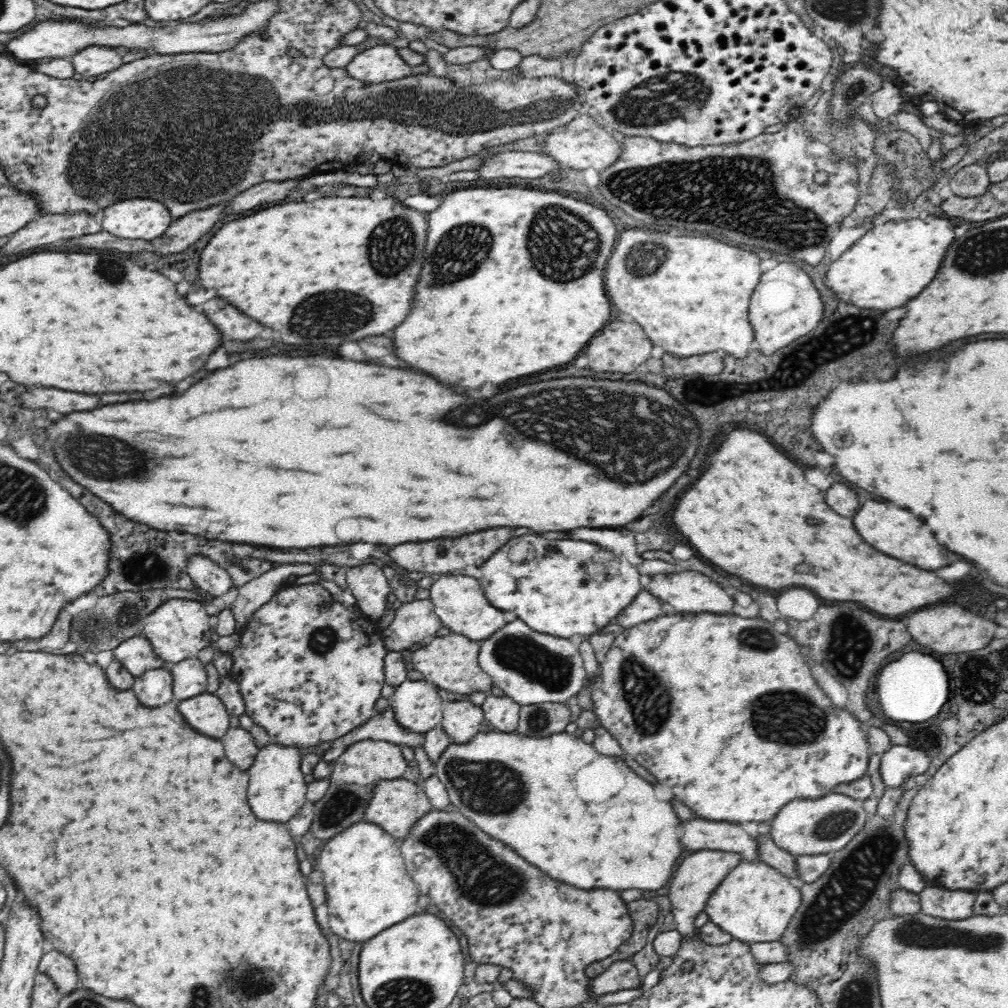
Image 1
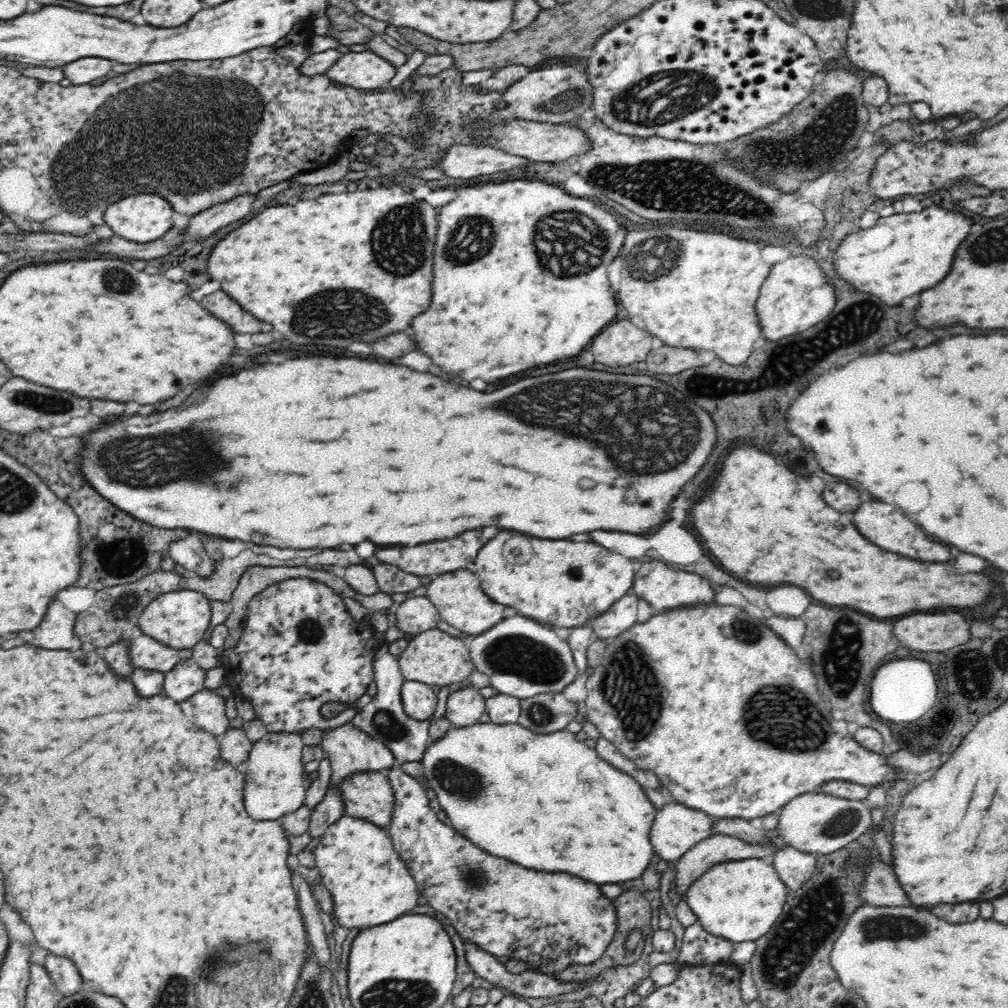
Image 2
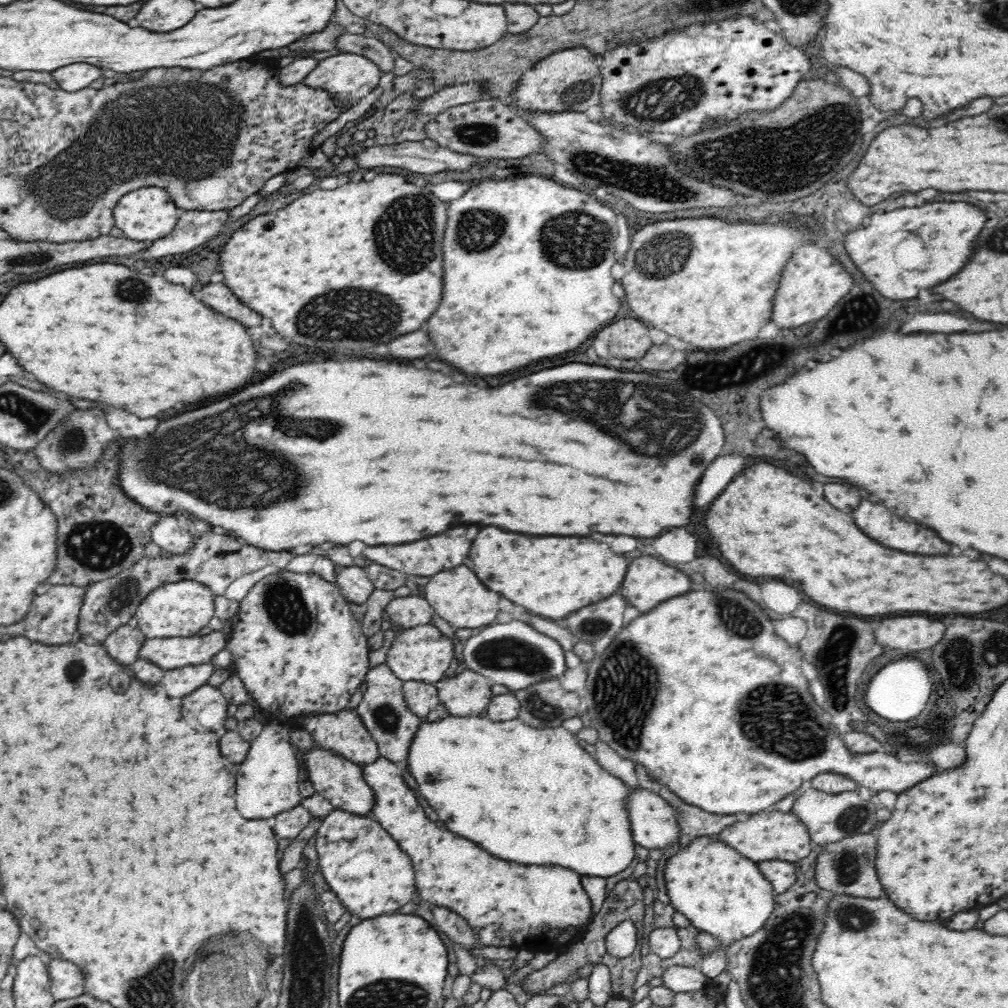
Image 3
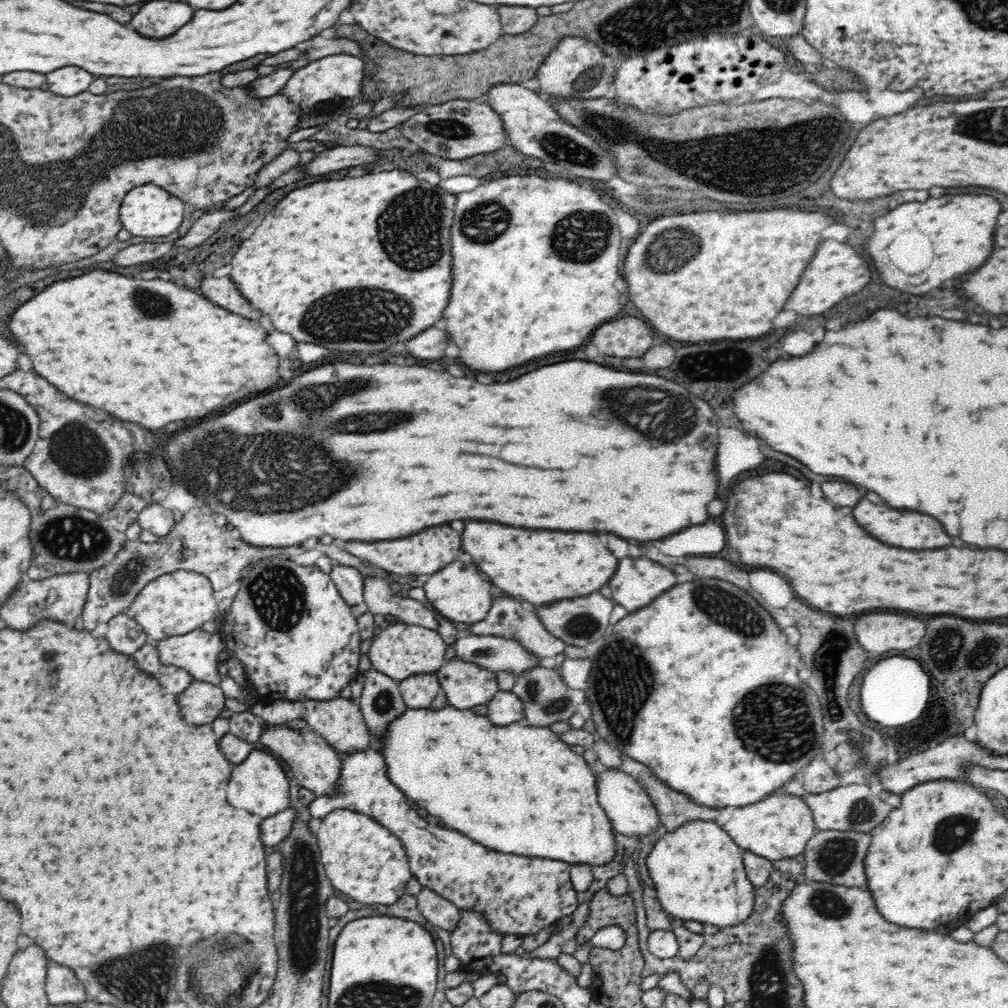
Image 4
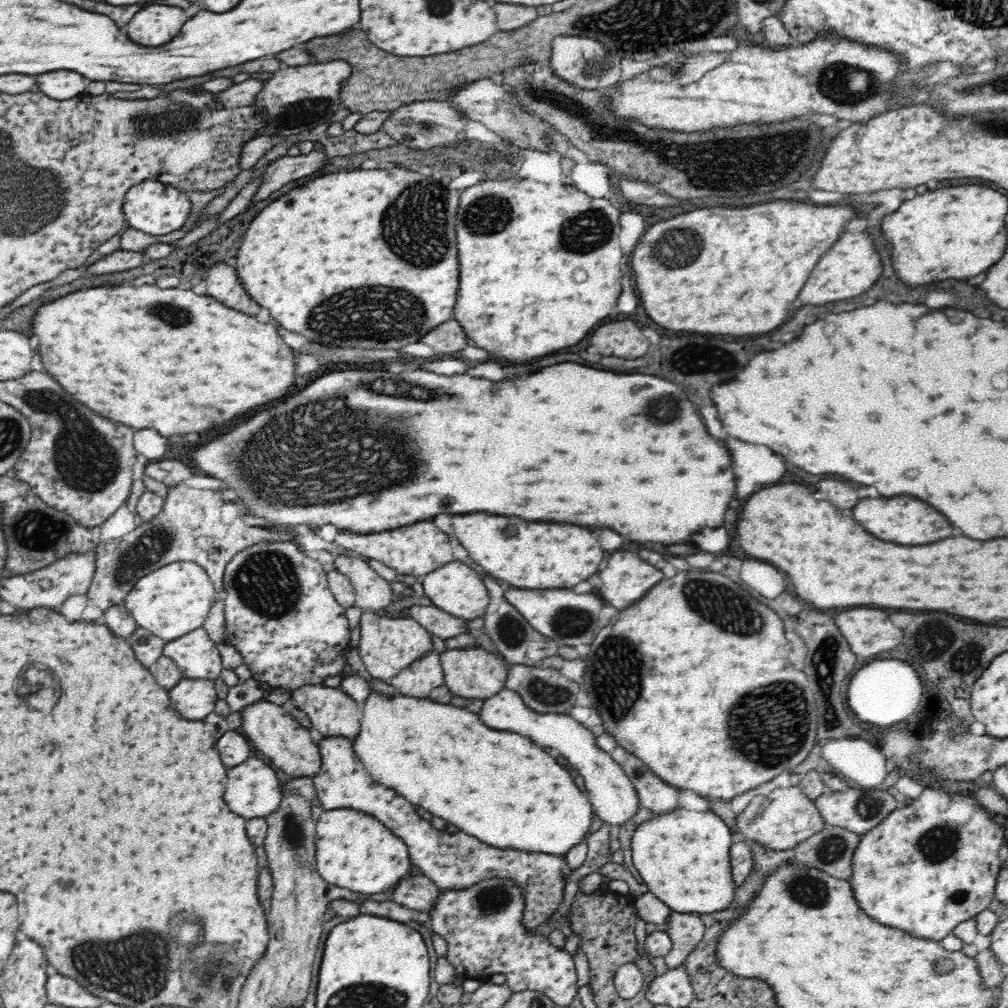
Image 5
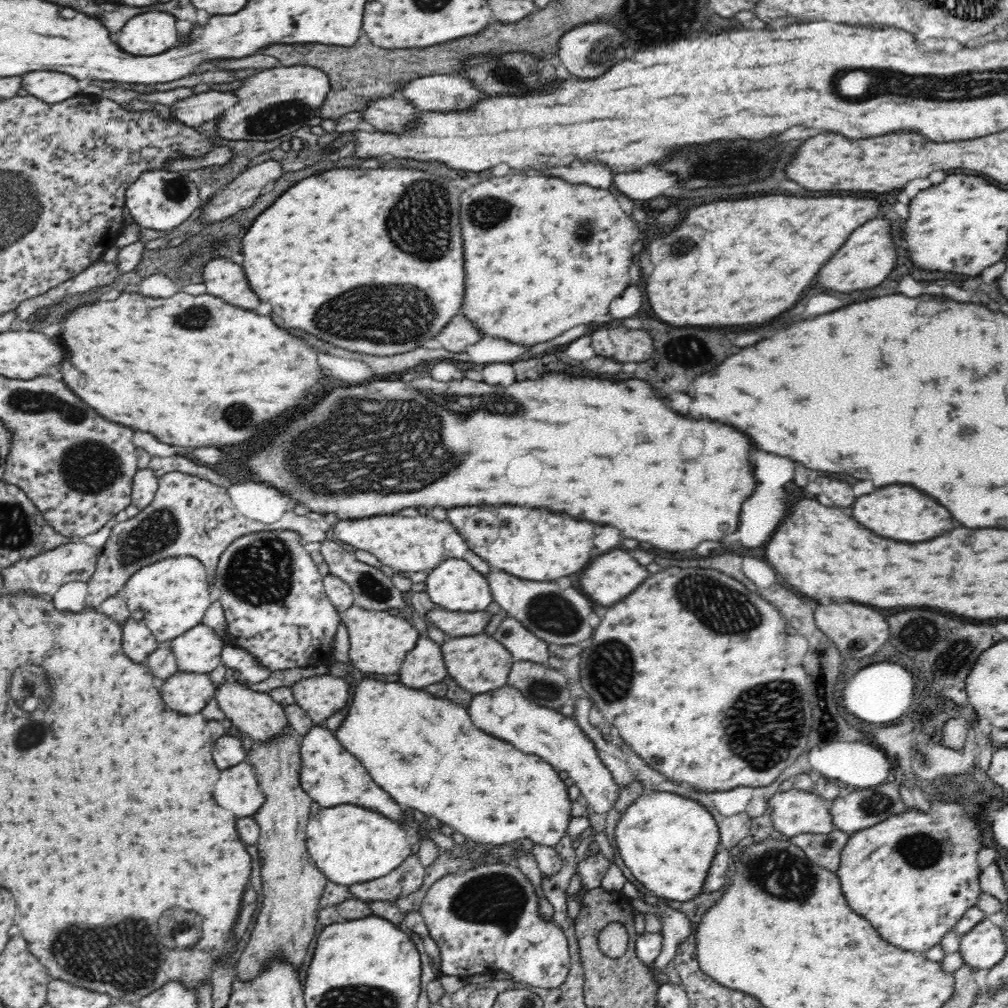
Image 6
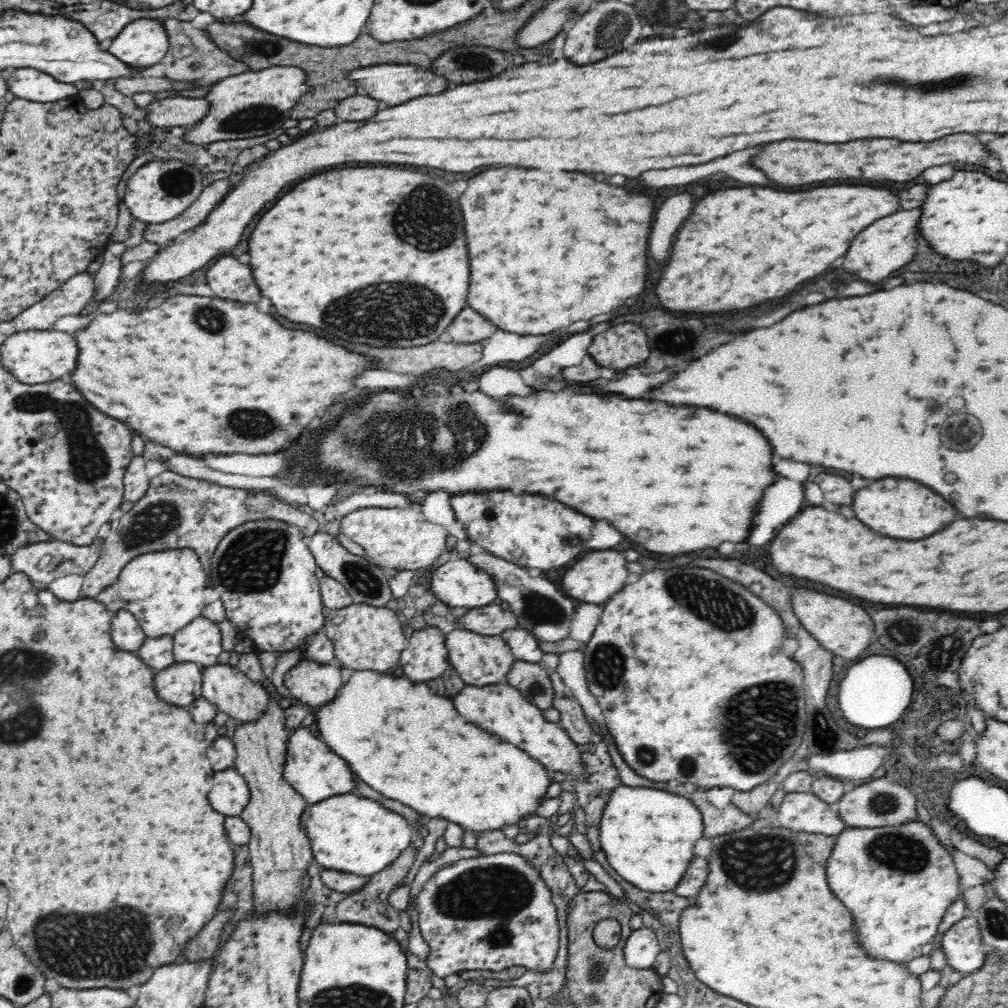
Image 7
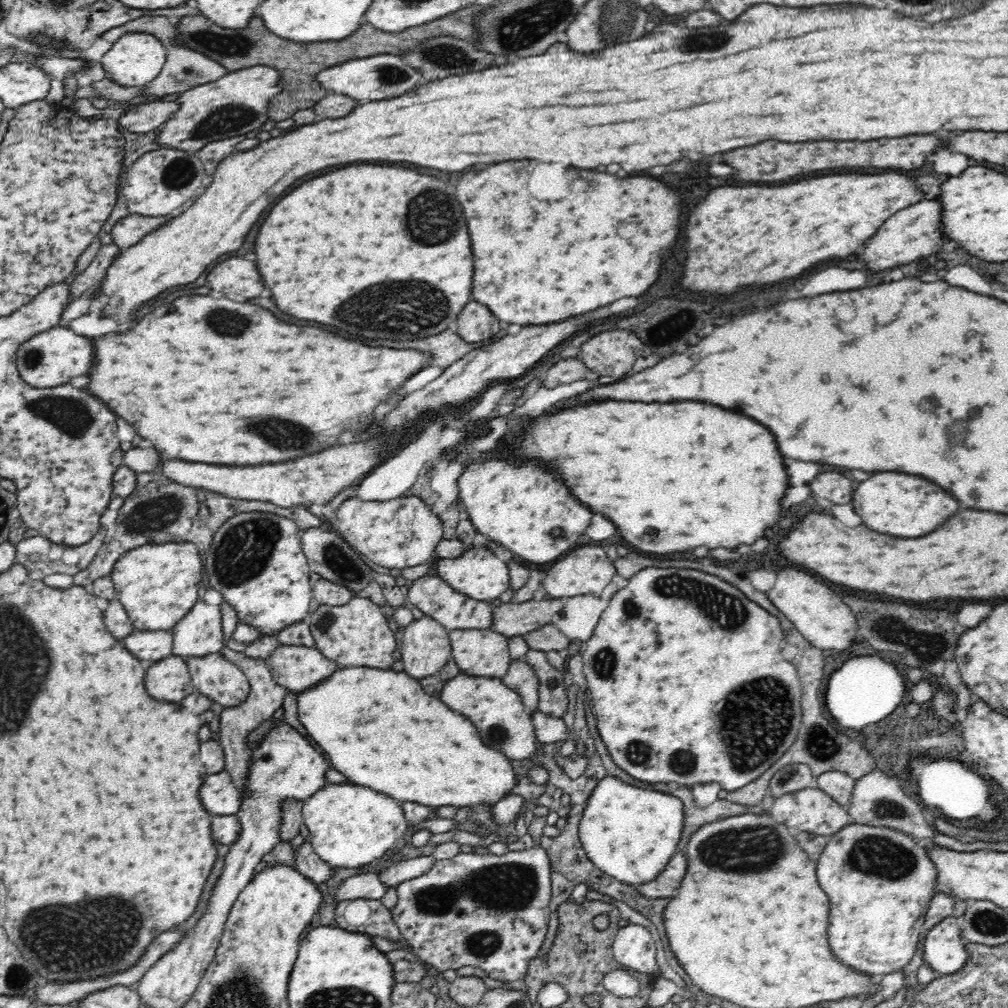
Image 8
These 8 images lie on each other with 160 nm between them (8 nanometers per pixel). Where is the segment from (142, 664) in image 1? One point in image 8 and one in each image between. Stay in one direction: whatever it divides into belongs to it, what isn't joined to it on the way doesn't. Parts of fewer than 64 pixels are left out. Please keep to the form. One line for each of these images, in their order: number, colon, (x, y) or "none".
2: (145, 652)
3: (168, 653)
4: (197, 652)
5: (197, 656)
6: (199, 649)
7: (199, 641)
8: (200, 632)

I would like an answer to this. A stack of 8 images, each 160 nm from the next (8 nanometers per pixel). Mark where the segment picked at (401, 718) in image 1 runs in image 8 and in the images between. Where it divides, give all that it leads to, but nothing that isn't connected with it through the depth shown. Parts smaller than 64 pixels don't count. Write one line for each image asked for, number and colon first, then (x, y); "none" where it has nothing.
2: (419, 700)
3: (421, 697)
4: (418, 690)
5: (418, 679)
6: (425, 664)
7: (425, 657)
8: (426, 647)

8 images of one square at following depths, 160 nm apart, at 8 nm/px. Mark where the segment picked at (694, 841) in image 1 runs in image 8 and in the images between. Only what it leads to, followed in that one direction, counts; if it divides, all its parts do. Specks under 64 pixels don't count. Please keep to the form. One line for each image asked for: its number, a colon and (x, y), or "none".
2: (675, 828)
3: (655, 824)
4: (629, 809)
5: (610, 791)
6: (506, 713)
7: (500, 709)
8: (496, 711)

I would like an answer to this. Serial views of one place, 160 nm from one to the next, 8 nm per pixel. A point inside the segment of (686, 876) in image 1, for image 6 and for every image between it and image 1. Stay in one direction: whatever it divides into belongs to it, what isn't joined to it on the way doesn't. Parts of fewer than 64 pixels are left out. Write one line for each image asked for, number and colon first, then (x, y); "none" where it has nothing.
2: (719, 848)
3: (775, 835)
4: (779, 826)
5: (785, 817)
6: (794, 812)

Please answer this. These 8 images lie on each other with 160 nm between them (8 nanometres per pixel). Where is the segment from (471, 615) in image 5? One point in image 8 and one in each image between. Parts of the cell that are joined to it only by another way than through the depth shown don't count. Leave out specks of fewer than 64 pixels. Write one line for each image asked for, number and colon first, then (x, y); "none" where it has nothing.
6: (454, 584)
7: (458, 583)
8: (478, 573)

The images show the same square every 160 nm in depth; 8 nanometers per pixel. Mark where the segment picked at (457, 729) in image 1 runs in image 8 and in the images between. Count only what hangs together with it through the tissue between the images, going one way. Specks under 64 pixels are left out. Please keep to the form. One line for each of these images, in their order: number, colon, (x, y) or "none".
2: (464, 707)
3: (467, 693)
4: (465, 684)
5: (473, 672)
6: (478, 663)
7: (479, 659)
8: (477, 652)

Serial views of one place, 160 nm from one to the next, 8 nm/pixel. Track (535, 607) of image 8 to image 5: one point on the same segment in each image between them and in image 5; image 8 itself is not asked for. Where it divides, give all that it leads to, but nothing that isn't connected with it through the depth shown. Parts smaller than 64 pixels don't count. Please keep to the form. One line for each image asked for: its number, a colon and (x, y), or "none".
5: (434, 620)
6: (454, 624)
7: (492, 620)

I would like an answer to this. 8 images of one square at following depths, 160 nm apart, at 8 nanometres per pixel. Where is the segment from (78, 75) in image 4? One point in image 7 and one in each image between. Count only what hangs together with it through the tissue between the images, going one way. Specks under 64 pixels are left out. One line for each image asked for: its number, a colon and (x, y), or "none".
5: (59, 85)
6: (52, 87)
7: (24, 83)

